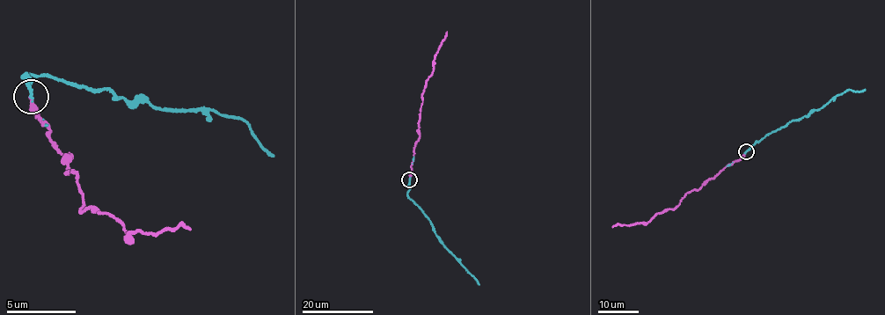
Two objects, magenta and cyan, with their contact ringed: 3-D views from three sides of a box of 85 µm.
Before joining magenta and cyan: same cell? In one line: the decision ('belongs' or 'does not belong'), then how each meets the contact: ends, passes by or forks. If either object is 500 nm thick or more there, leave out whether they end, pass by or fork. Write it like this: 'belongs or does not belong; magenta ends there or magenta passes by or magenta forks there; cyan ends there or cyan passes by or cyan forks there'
belongs; magenta ends there; cyan ends there

